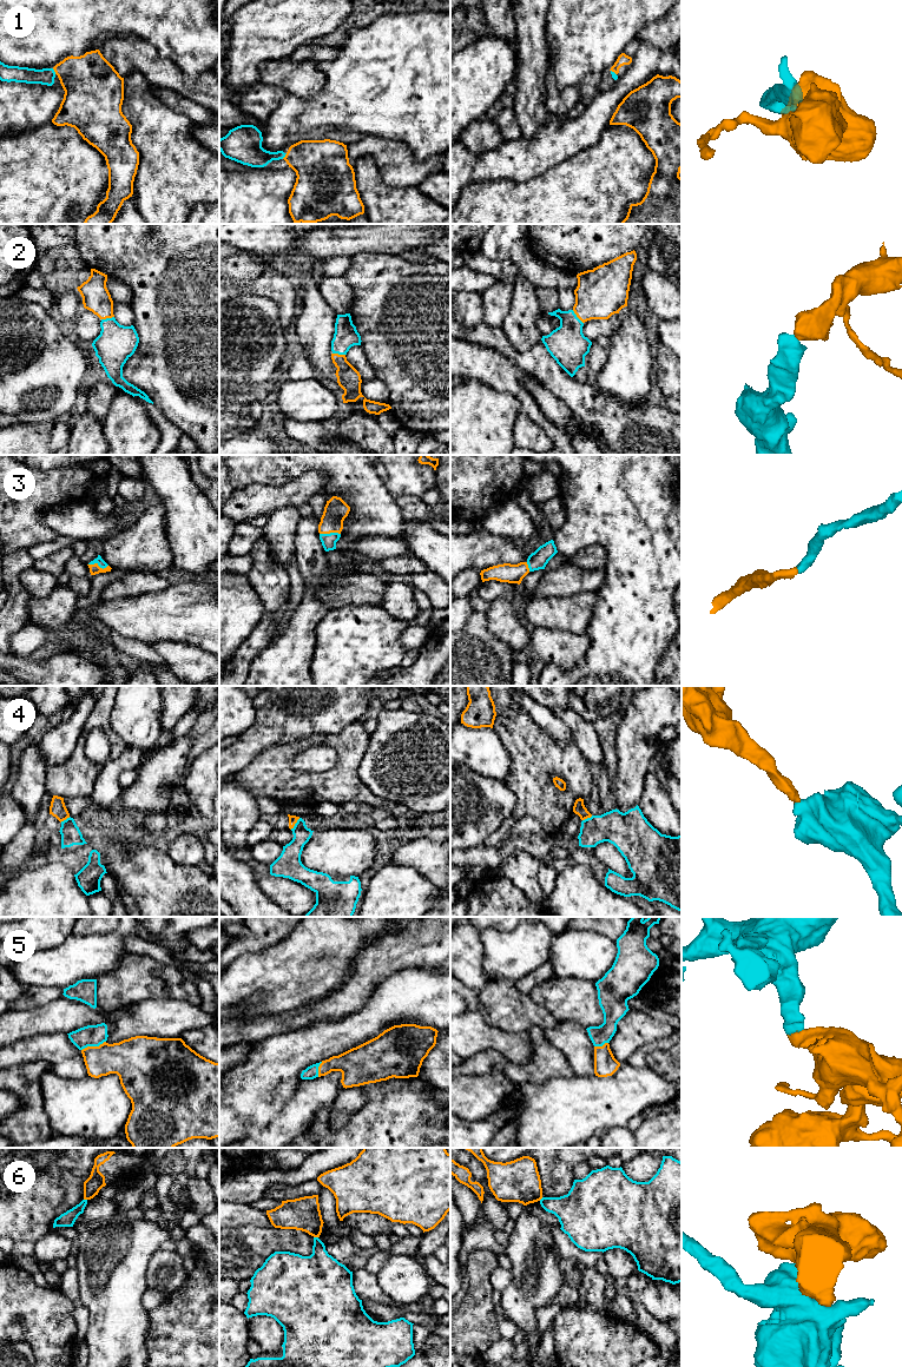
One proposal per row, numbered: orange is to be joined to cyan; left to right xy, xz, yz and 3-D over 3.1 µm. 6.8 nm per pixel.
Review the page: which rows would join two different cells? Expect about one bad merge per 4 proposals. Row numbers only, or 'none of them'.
6

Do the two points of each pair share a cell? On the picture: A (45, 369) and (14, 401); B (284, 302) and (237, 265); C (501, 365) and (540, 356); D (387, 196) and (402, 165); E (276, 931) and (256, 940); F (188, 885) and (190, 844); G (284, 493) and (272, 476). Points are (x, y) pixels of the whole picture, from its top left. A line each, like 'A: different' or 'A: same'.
A: same
B: different
C: different
D: different
E: same
F: different
G: different

